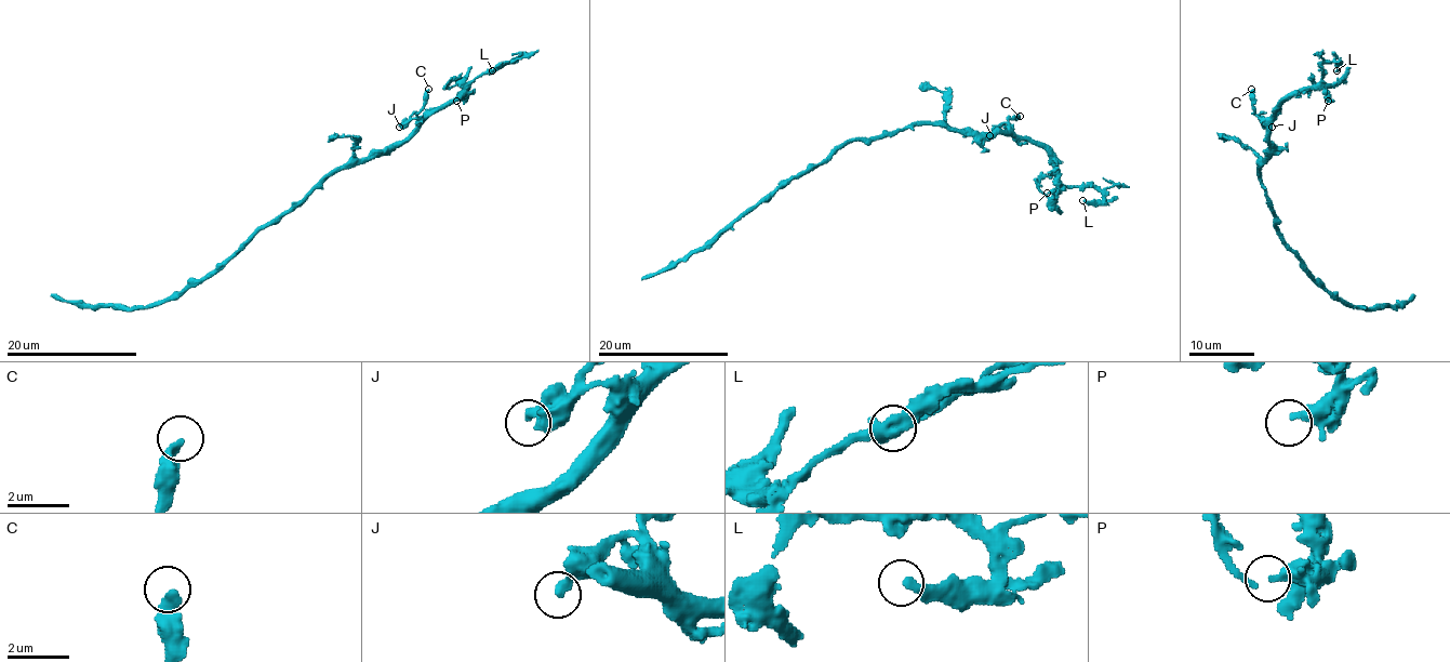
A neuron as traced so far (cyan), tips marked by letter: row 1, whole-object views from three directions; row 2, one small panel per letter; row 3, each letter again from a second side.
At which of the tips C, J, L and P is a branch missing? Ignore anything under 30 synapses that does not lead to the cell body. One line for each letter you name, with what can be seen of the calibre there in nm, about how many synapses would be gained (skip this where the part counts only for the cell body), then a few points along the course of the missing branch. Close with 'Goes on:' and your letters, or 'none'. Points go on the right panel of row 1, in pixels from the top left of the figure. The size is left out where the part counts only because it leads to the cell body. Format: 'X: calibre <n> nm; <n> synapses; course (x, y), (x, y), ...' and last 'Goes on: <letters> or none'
Goes on: none

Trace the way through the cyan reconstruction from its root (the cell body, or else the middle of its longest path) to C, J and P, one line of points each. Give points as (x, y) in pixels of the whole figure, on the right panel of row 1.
C: (1272, 208), (1260, 175), (1266, 160), (1266, 127), (1254, 111), (1251, 89)
J: (1272, 208), (1260, 175), (1268, 147), (1266, 127), (1260, 118), (1272, 127)
P: (1272, 208), (1260, 175), (1266, 160), (1268, 121), (1288, 98), (1304, 91), (1324, 89), (1328, 101)

